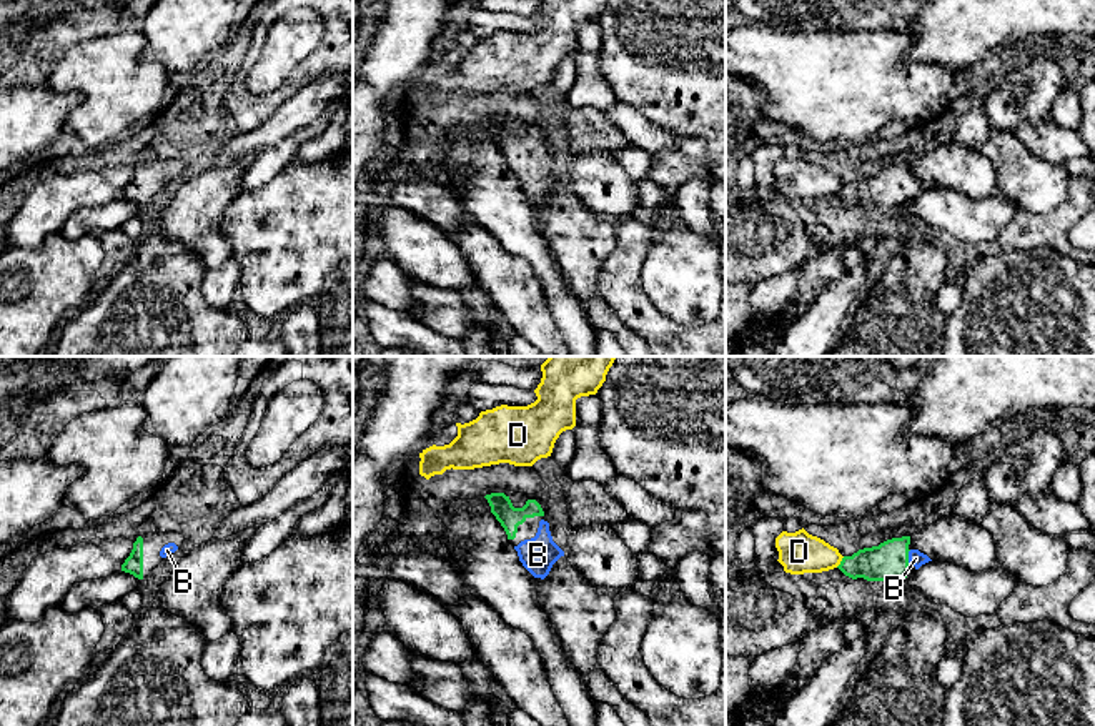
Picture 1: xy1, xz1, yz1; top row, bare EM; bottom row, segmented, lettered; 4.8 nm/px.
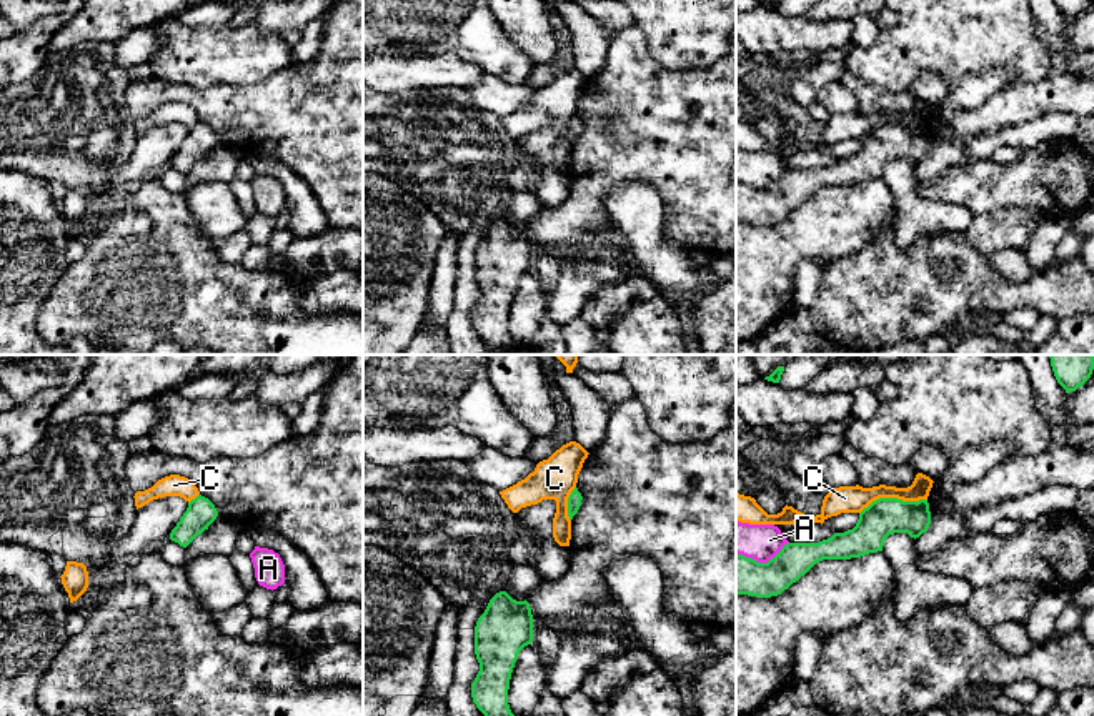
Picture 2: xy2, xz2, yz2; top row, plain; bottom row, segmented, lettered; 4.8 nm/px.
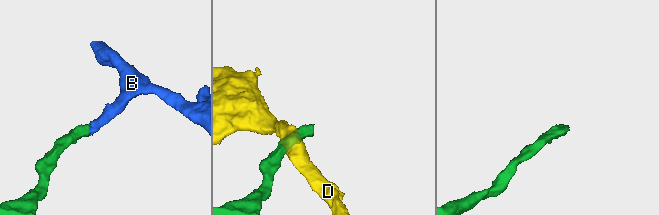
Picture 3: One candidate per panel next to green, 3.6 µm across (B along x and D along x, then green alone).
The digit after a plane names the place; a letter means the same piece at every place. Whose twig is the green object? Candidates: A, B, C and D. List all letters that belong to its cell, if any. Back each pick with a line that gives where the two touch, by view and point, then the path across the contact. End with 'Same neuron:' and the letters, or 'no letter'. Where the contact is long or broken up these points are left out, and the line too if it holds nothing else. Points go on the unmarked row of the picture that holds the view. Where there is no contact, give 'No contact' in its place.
B: Touches green at yz1 (907, 183)
Same neuron: B

